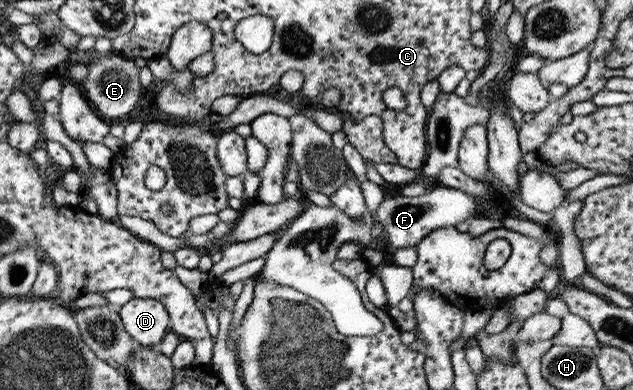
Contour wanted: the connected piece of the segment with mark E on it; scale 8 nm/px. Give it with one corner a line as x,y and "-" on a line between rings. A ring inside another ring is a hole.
112,53
106,58
93,59
85,65
88,68
88,75
85,80
78,82
78,86
92,109
110,123
115,123
129,114
143,93
138,81
139,69
134,67
133,60

